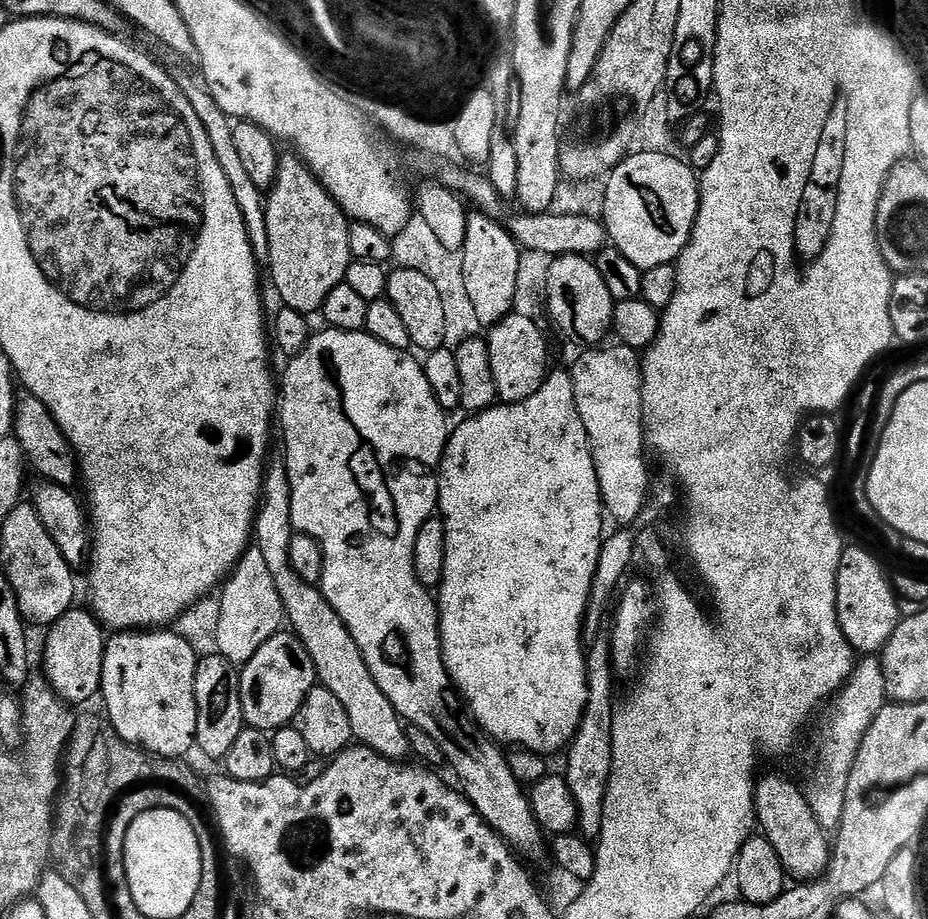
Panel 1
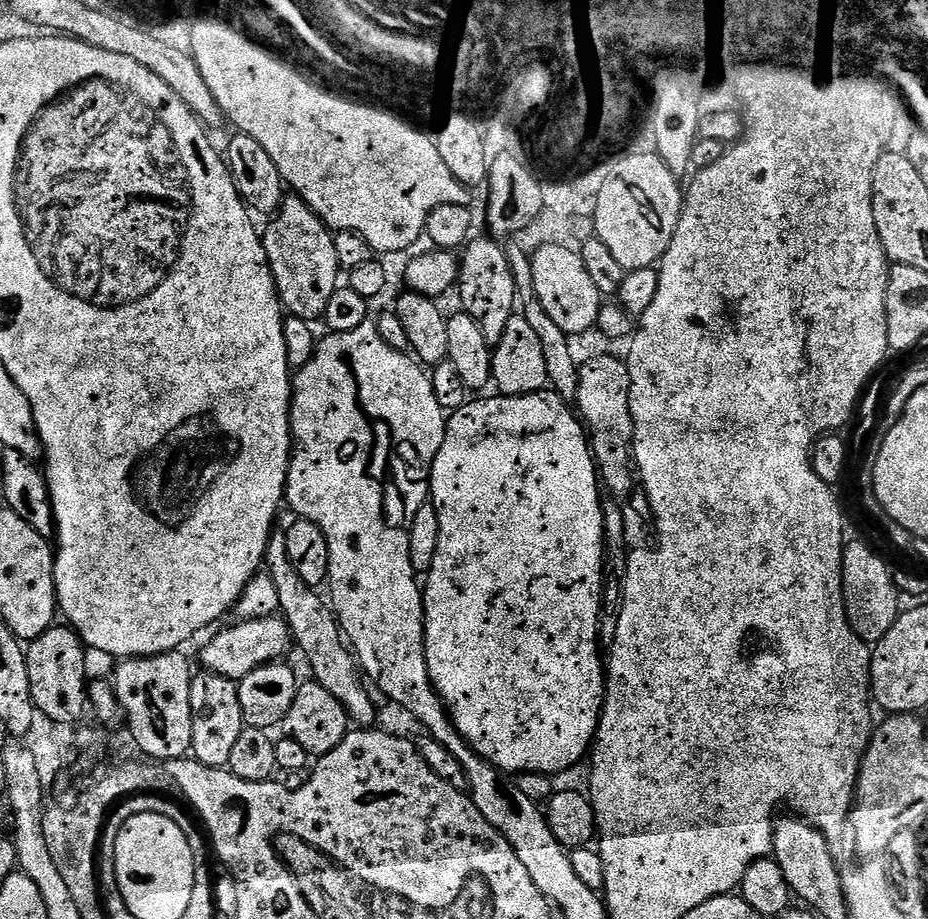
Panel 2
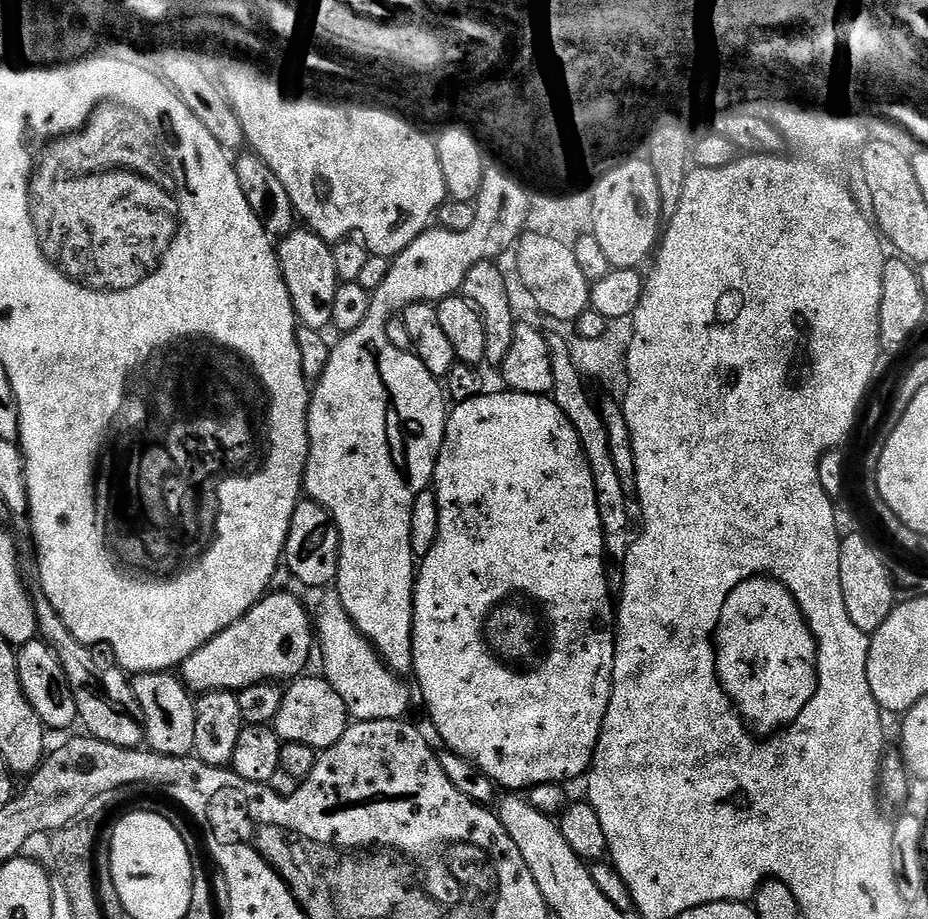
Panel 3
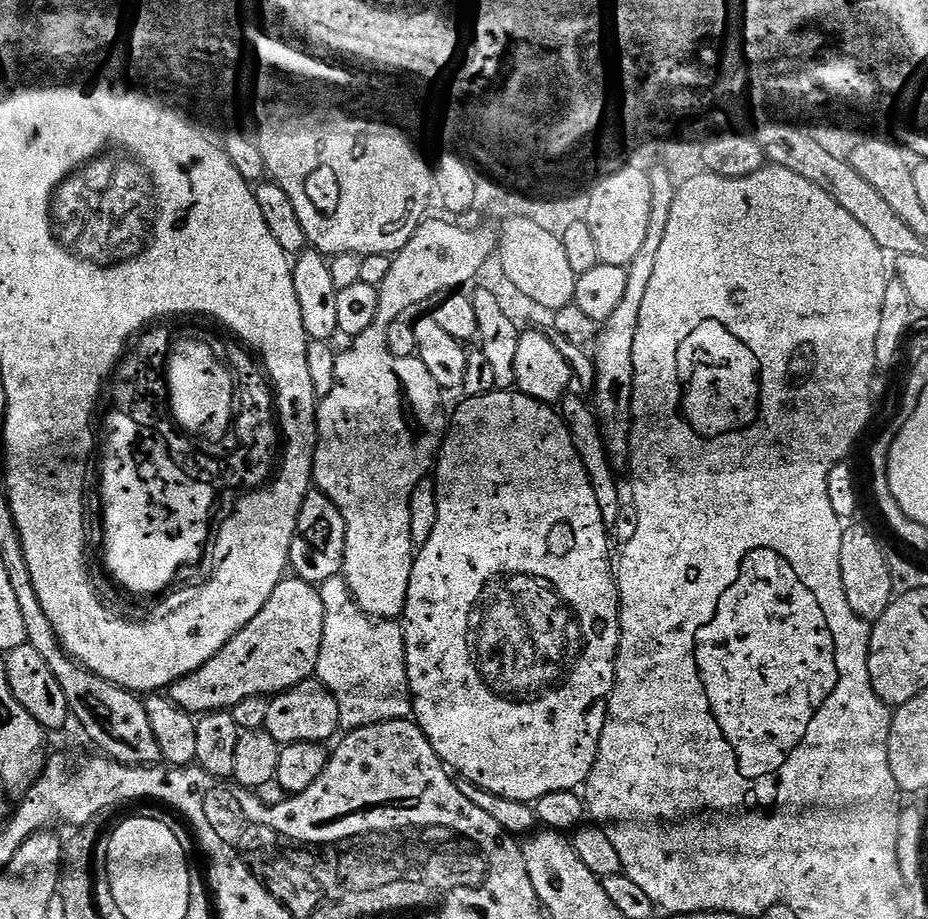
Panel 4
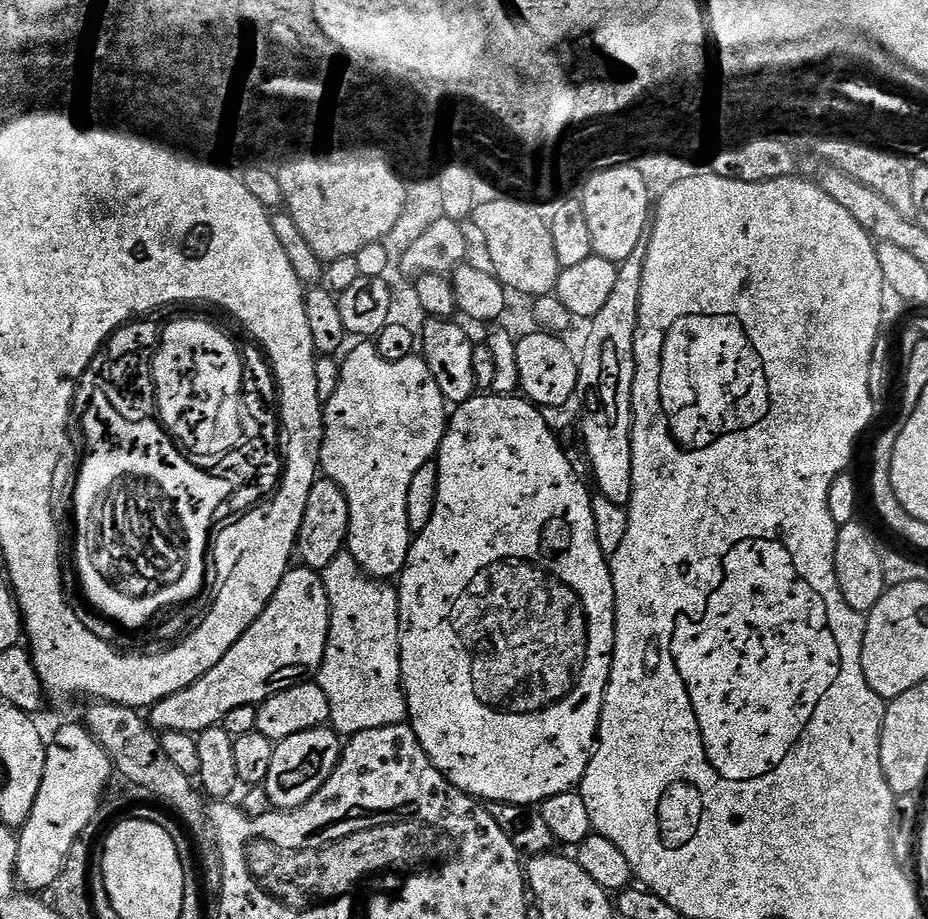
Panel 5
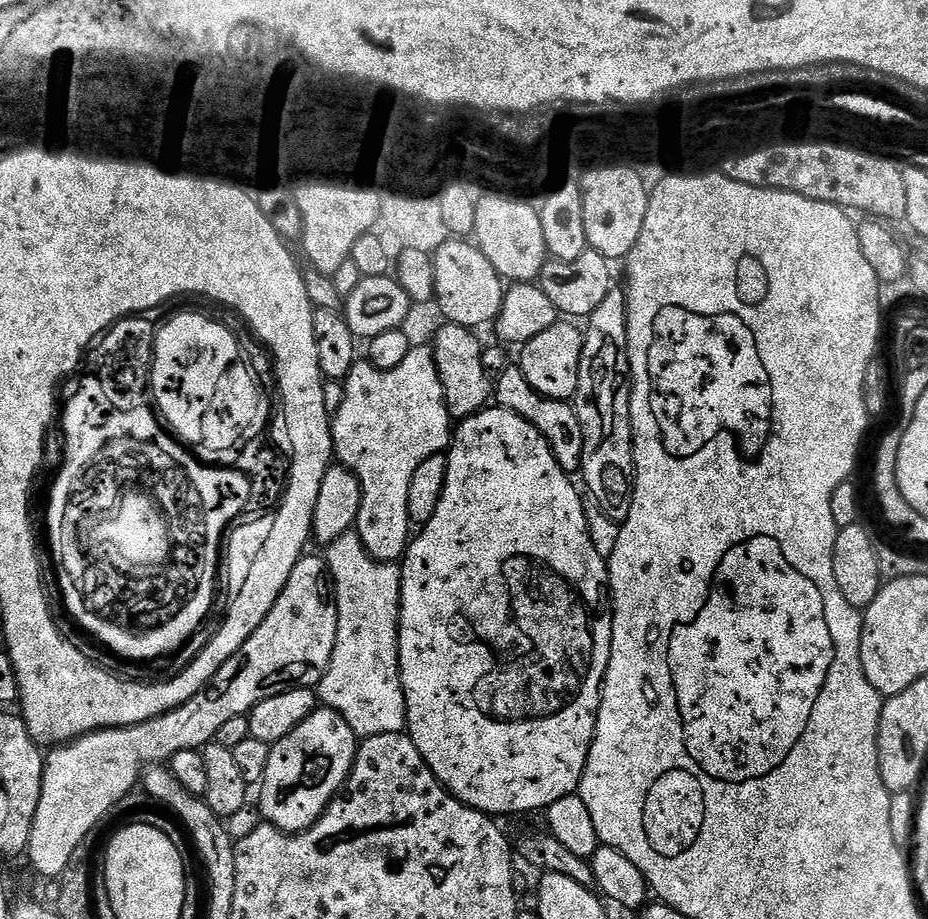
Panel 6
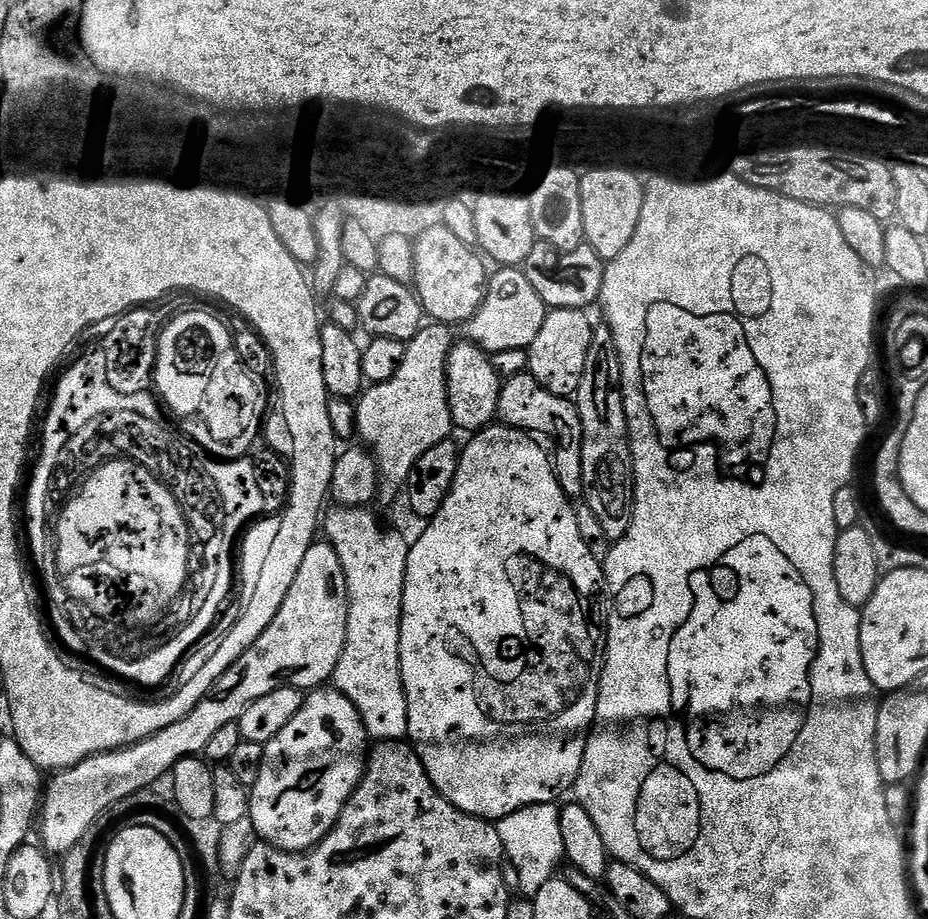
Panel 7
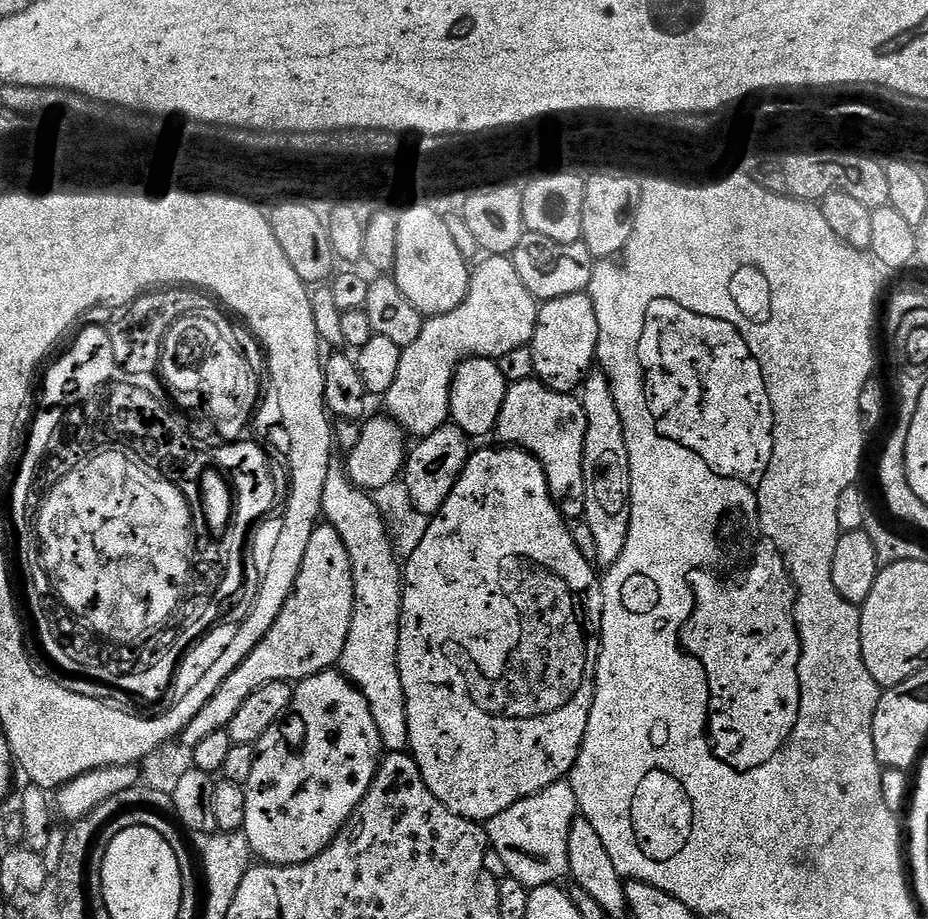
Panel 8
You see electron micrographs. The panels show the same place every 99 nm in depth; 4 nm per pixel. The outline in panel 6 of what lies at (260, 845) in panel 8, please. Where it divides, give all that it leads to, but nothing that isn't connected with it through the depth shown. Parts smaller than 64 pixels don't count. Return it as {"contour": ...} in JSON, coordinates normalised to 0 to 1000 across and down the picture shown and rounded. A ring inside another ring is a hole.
{"contour":[[[342,769],[341,774],[334,777],[334,781],[330,781],[330,786],[321,789],[308,803],[292,811],[291,829],[287,834],[284,848],[278,854],[278,882],[281,889],[305,905],[329,905],[331,901],[338,899],[338,894],[343,894],[353,876],[362,869],[375,849],[375,843],[379,841],[385,813],[384,795],[375,789],[373,781],[369,781],[369,777],[364,777],[359,770]]]}

